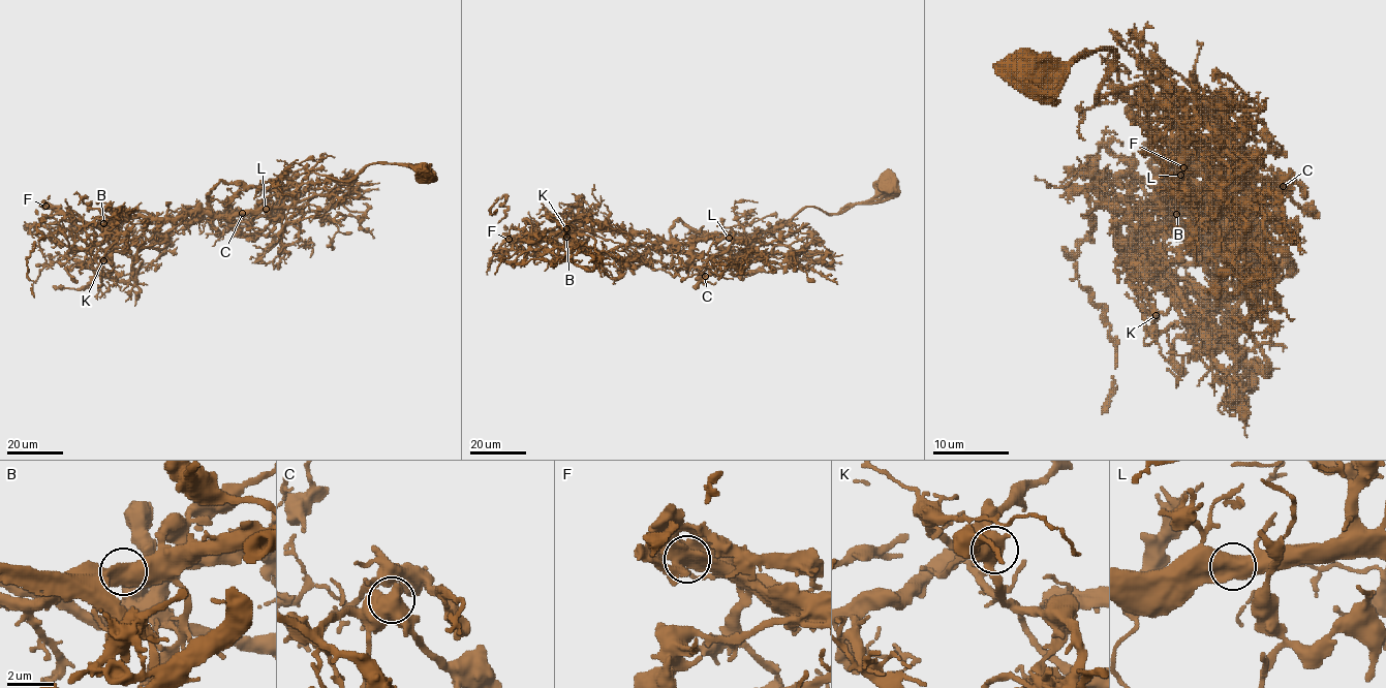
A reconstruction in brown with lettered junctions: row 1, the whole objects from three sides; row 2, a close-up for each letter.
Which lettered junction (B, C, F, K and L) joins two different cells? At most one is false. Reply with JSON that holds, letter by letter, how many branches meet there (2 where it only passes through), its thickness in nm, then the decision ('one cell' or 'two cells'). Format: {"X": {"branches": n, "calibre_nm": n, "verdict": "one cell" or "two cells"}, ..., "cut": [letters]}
{"B": {"branches": 2, "calibre_nm": 700, "verdict": "two cells"}, "C": {"branches": 2, "calibre_nm": 600, "verdict": "one cell"}, "F": {"branches": 2, "calibre_nm": 650, "verdict": "one cell"}, "K": {"branches": 2, "calibre_nm": 700, "verdict": "one cell"}, "L": {"branches": 2, "calibre_nm": 650, "verdict": "one cell"}, "cut": ["B"]}

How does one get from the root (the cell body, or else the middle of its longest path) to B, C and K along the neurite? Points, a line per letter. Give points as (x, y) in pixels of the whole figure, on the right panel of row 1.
B: (1037, 67), (1111, 49), (1096, 98), (1163, 75), (1180, 176), (1195, 191), (1161, 195), (1176, 214)
C: (1037, 67), (1111, 49), (1096, 98), (1170, 67), (1220, 121), (1237, 173), (1233, 197), (1283, 186)
K: (1037, 67), (1111, 49), (1096, 98), (1163, 75), (1180, 176), (1195, 193), (1180, 184), (1129, 258), (1156, 315)

